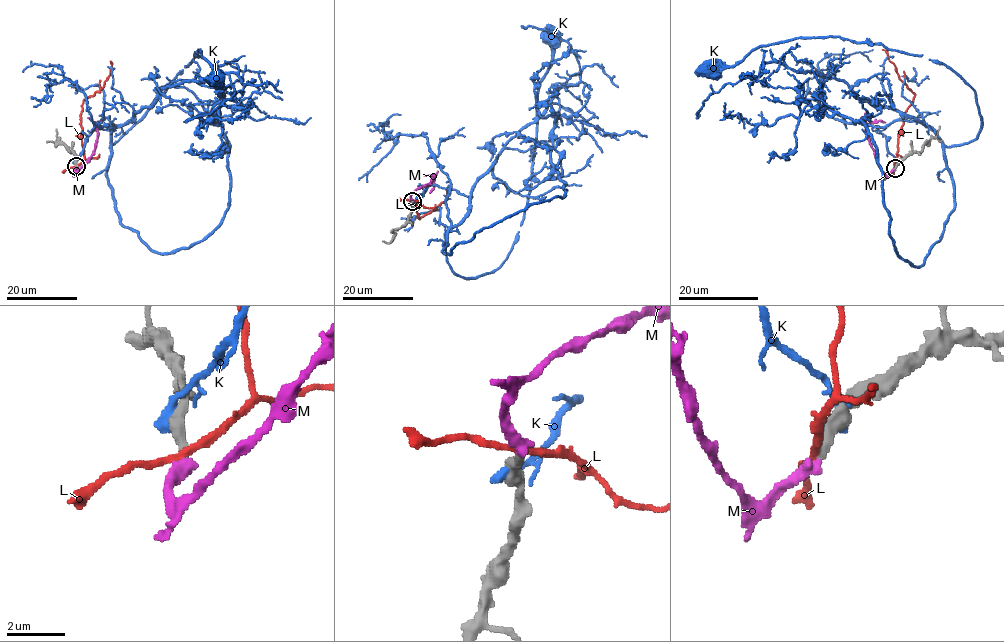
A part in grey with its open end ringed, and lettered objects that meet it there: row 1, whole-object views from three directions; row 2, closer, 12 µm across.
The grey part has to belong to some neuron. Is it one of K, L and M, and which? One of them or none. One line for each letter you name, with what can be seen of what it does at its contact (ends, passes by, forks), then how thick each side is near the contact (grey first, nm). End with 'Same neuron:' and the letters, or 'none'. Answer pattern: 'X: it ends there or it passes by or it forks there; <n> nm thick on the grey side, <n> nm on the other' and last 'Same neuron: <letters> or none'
M: it ends there; 340 nm thick on the grey side, 400 nm on the other
Same neuron: M

